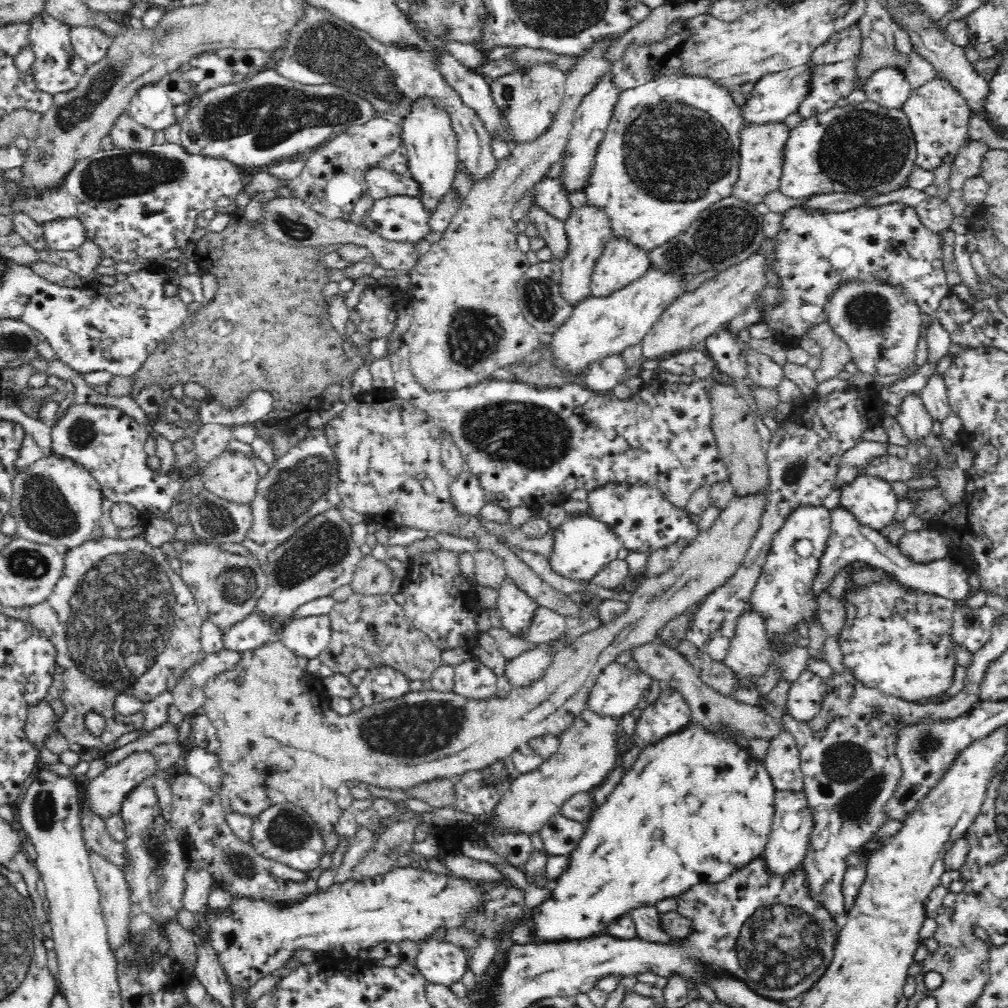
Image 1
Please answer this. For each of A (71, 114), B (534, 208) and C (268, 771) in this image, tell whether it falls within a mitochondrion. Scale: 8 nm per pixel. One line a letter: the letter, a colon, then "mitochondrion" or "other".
A: mitochondrion
B: other
C: other

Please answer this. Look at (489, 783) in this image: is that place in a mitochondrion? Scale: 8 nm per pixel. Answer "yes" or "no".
no

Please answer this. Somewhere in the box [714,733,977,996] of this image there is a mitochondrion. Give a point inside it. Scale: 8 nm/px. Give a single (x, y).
(779, 946)

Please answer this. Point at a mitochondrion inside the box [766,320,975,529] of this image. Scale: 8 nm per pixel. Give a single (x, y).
(793, 473)

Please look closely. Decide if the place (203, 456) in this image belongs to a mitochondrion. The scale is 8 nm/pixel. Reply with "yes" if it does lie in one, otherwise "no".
no

